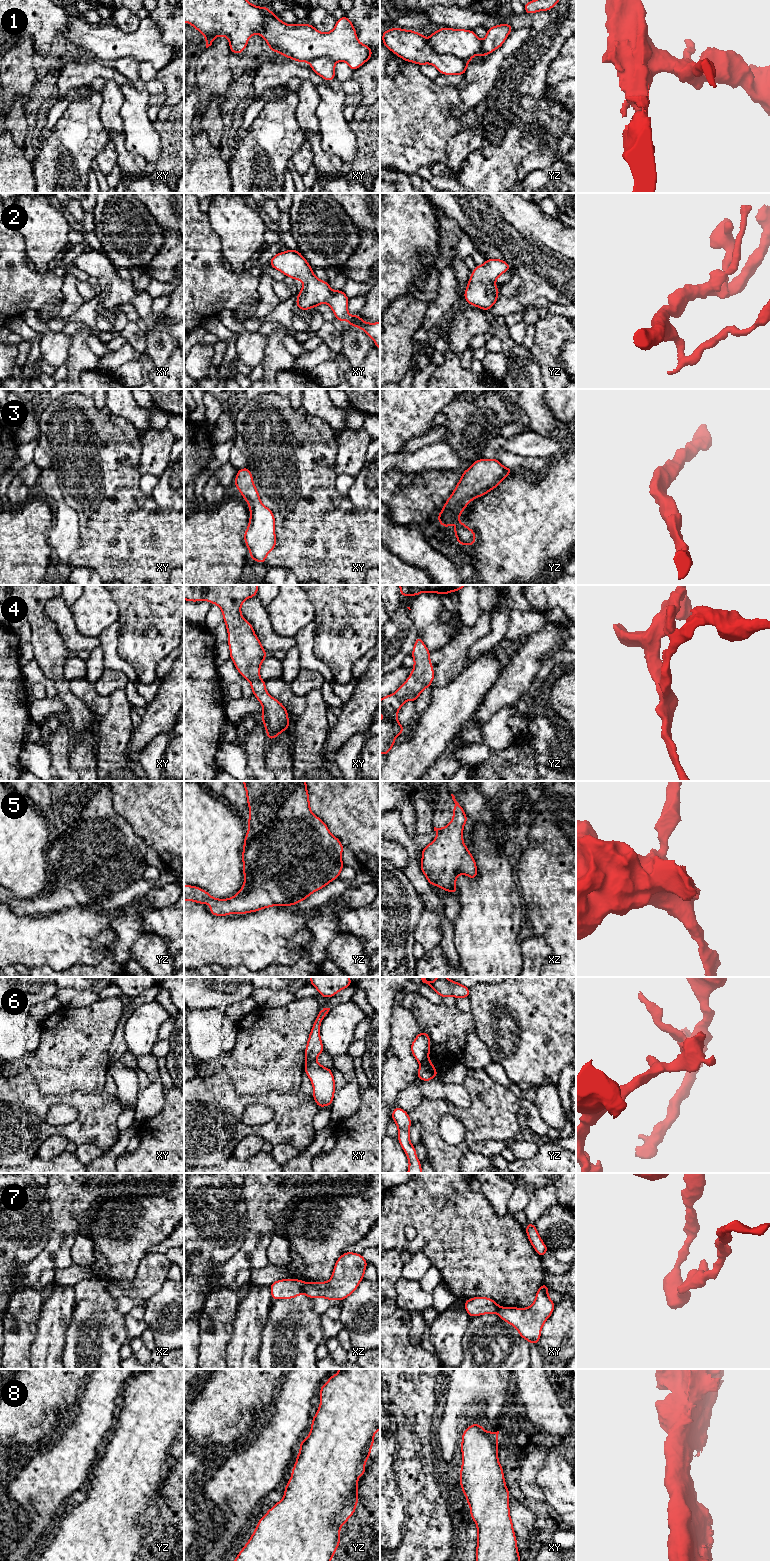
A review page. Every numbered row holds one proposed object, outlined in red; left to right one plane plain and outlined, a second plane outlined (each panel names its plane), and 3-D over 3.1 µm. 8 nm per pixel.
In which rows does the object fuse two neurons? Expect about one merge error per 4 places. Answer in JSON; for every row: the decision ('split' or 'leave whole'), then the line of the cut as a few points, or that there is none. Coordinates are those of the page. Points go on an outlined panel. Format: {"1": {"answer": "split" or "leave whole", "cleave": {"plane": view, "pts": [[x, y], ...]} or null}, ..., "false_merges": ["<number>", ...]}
{"1": {"answer": "split", "cleave": {"plane": "yz", "pts": [[430, 46], [437, 53], [450, 54], [469, 60]]}}, "2": {"answer": "leave whole", "cleave": null}, "3": {"answer": "leave whole", "cleave": null}, "4": {"answer": "leave whole", "cleave": null}, "5": {"answer": "leave whole", "cleave": null}, "6": {"answer": "split", "cleave": {"plane": "xy", "pts": [[314, 1060], [306, 1064]]}}, "7": {"answer": "split", "cleave": {"plane": "xz", "pts": [[303, 1282], [302, 1292]]}}, "8": {"answer": "leave whole", "cleave": null}, "false_merges": ["1", "6", "7"]}

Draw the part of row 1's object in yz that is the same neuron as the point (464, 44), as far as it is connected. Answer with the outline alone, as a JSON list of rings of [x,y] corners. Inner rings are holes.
[[[440,28],[428,38],[437,54],[451,55],[464,60],[471,60],[483,46],[482,41],[472,30]]]

